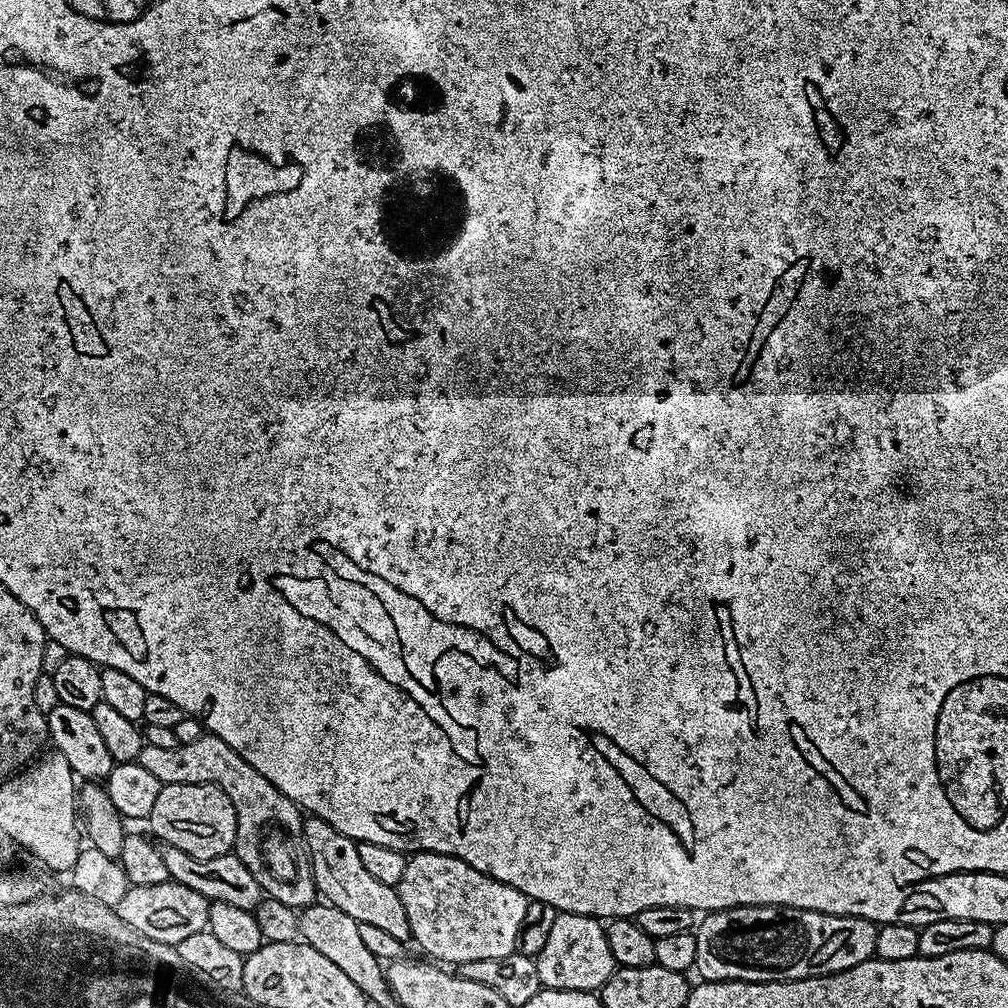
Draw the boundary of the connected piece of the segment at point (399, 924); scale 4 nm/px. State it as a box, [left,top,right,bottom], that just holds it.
[303,815,412,942]

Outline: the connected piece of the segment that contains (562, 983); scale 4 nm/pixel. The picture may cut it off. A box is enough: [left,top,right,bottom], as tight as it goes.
[534,912,618,992]

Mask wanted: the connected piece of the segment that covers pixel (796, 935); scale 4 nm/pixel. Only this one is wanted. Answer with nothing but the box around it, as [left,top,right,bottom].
[694,904,878,986]

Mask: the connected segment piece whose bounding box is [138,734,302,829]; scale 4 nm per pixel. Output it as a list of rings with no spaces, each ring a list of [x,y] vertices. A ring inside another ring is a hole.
[[[202,734],[194,742],[177,744],[166,750],[159,746],[145,744],[138,763],[149,774],[158,778],[161,786],[165,784],[213,784],[223,790],[230,798],[234,808],[240,808],[236,824],[244,824],[244,828],[252,828],[252,820],[260,824],[264,816],[273,816],[280,824],[289,824],[299,829],[302,824],[301,809],[290,798],[286,798],[276,787],[267,780],[254,766],[250,766],[222,738],[211,734]]]

